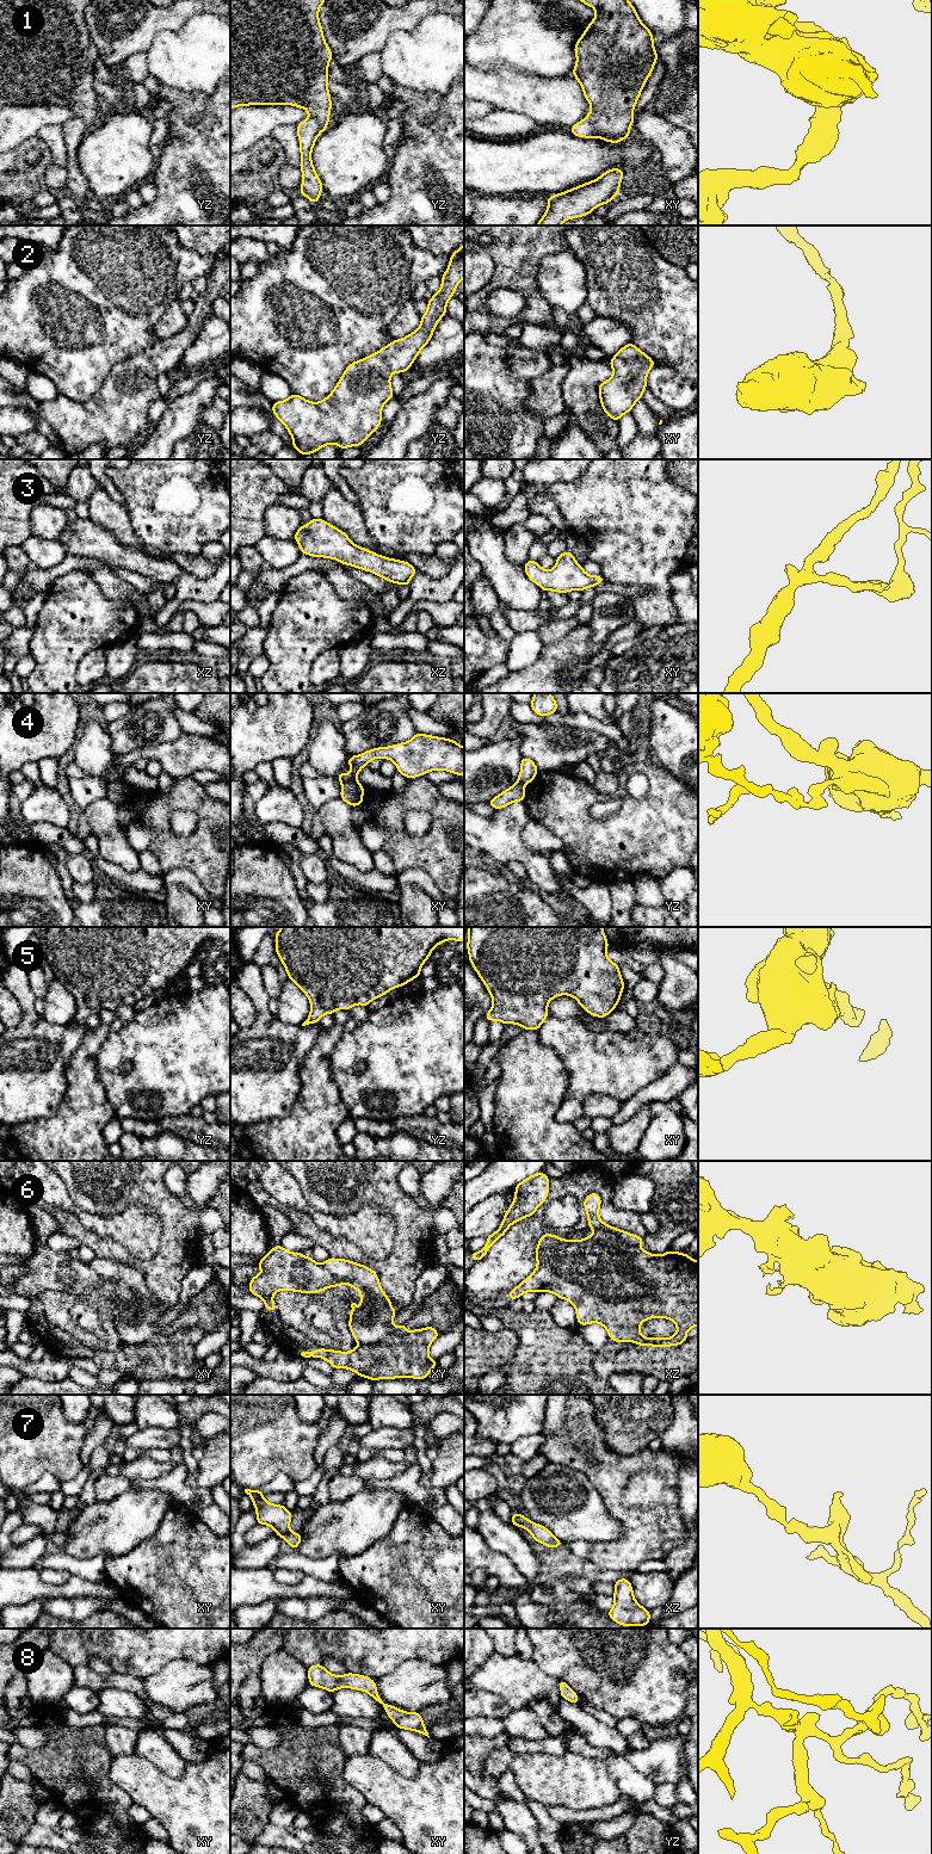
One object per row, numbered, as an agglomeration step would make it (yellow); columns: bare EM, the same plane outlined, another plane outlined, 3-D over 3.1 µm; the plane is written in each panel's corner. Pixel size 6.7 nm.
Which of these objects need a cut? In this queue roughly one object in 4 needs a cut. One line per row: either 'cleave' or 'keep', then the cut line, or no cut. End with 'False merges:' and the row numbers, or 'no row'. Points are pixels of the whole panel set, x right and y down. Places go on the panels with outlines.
1: keep; cut none
2: keep; cut none
3: keep; cut none
4: cleave; cut xy (356, 779), (341, 783)
5: keep; cut none
6: cleave; cut xy (362, 1287), (374, 1304), (374, 1312), (366, 1321), (350, 1321)
7: keep; cut none
8: keep; cut none
False merges: 4, 6

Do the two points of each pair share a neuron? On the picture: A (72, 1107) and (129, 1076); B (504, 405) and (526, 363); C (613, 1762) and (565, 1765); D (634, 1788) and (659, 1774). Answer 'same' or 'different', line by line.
A: different
B: different
C: different
D: different

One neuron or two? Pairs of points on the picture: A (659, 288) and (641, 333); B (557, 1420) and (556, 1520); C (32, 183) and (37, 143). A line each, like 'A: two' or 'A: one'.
A: one
B: two
C: one

